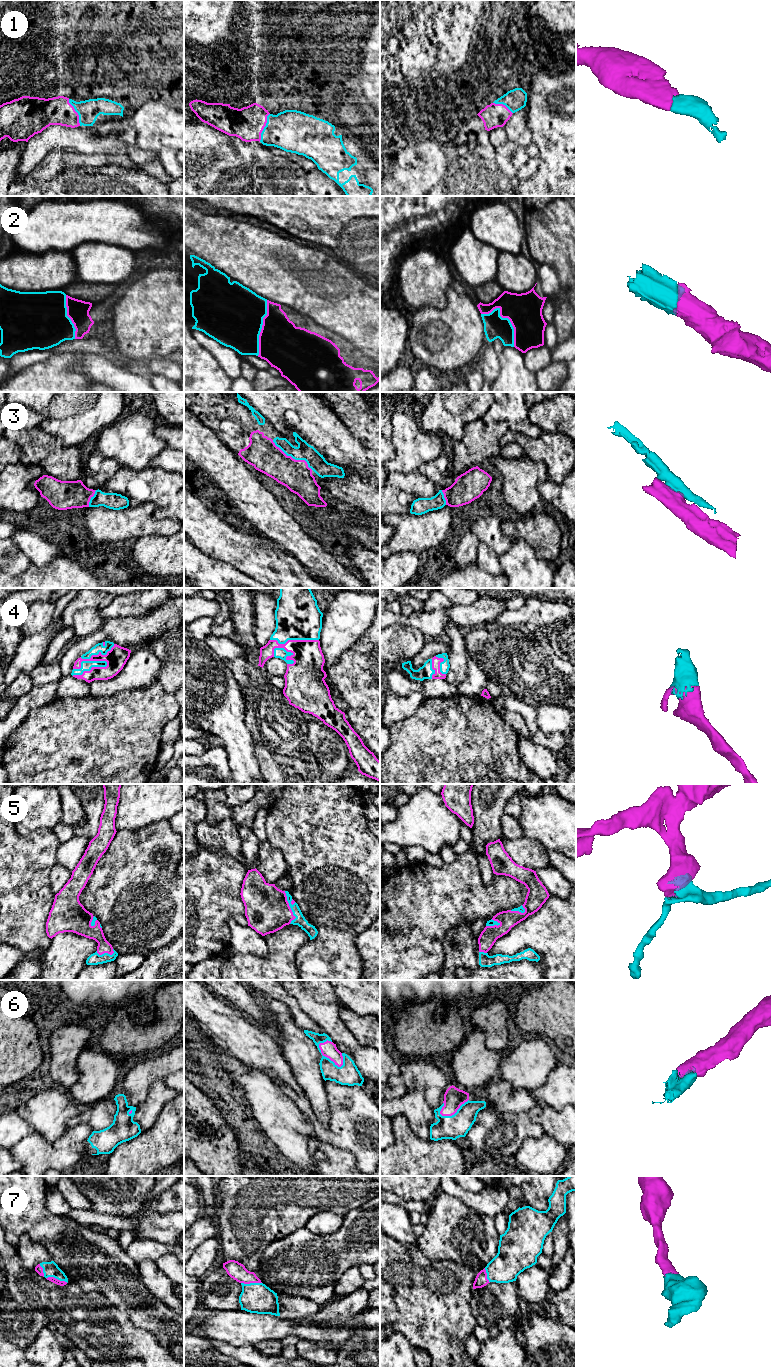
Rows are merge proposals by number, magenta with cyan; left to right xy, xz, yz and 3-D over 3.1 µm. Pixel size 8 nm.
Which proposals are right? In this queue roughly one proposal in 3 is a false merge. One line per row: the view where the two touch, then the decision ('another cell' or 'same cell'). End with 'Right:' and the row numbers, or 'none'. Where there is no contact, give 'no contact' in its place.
1: meets magenta in xz; same cell
2: meets magenta in yz; same cell
3: meets magenta in xz; same cell
4: meets magenta in xy; same cell
5: meets magenta in xz; same cell
6: meets magenta in xz; same cell
7: meets magenta in xy; same cell
Right: 1, 2, 3, 4, 5, 6, 7

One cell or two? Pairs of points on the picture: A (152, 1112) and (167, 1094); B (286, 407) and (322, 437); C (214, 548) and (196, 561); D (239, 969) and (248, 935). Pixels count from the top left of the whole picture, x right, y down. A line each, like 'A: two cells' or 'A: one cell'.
A: one cell
B: one cell
C: two cells
D: two cells

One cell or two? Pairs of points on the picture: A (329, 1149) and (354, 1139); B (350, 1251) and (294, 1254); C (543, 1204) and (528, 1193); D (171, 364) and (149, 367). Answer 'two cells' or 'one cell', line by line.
A: two cells
B: one cell
C: one cell
D: one cell

